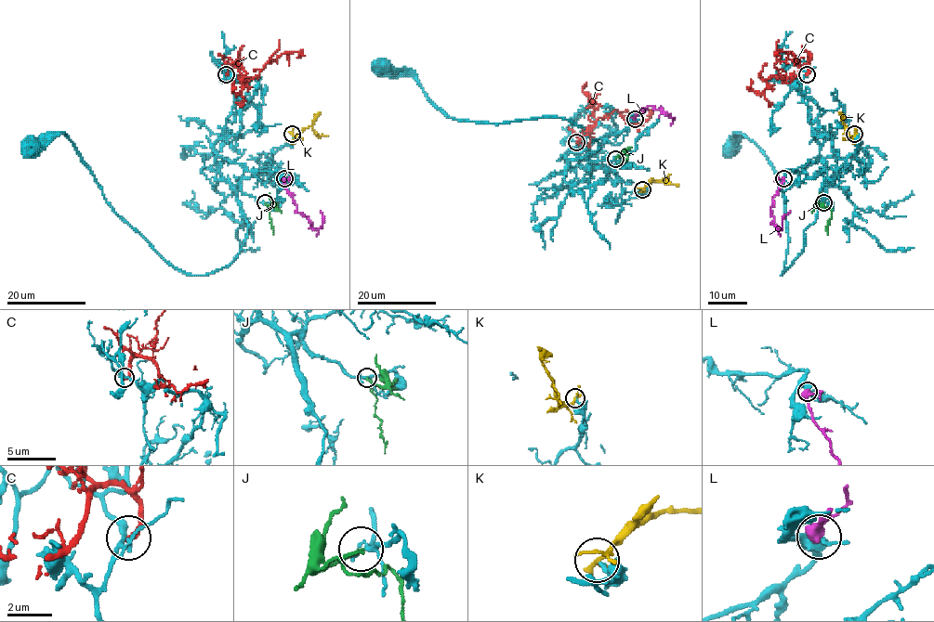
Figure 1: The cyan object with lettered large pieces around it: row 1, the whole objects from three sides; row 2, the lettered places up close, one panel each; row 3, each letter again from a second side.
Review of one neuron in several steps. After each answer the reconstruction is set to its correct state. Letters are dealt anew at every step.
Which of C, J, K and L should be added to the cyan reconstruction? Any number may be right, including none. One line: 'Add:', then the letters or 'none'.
Add: J

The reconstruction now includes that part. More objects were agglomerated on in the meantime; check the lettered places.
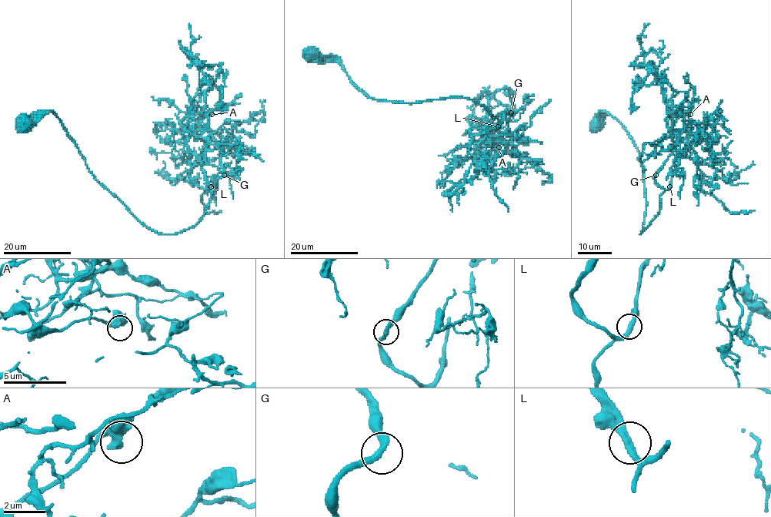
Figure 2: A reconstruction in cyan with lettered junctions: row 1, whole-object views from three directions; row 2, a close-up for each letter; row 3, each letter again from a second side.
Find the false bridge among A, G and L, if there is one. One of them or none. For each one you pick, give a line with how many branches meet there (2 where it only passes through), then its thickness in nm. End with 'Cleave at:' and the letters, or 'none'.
Cleave at: none

